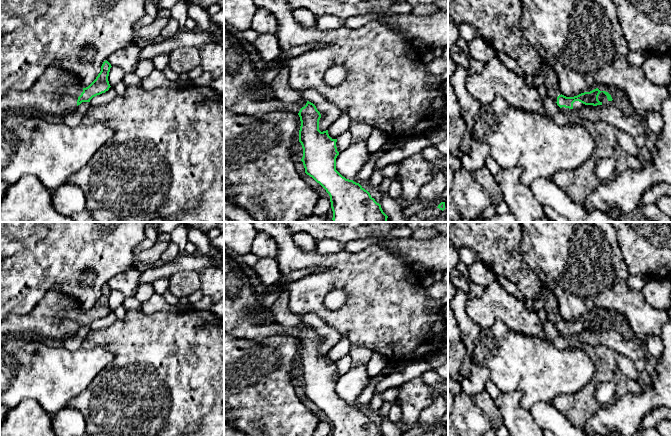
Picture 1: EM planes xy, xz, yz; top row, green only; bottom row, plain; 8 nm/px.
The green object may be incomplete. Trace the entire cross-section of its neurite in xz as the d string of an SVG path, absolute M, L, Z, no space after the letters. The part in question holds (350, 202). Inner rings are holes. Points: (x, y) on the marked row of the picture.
M224 26L224 108L233 112L262 117L271 111L286 111L298 114L301 121L299 142L303 148L305 173L319 183L329 194L333 211L333 222L387 222L388 216L381 205L371 197L359 183L346 179L336 170L337 139L332 139L328 130L319 130L320 112L316 106L307 101L287 103L259 91L255 84L259 81L261 71L254 68L243 42Z

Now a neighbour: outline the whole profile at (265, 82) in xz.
M317 42L301 44L291 47L286 54L280 53L274 61L266 64L265 68L261 71L259 81L255 84L256 89L272 97L273 79L277 75L278 69L283 65L287 65L288 60L319 46L322 46L322 44Z

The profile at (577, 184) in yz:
M579 120L575 124L586 127L595 143L595 150L590 159L580 167L572 170L560 170L550 179L573 202L585 205L589 195L595 192L606 181L598 178L594 173L594 161L599 158L613 158L616 162L613 177L616 178L624 170L638 171L642 163L638 157L624 152L618 145L615 137L615 127L604 122Z

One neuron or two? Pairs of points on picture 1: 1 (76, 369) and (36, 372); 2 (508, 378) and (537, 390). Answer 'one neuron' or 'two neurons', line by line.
1: one neuron
2: one neuron

